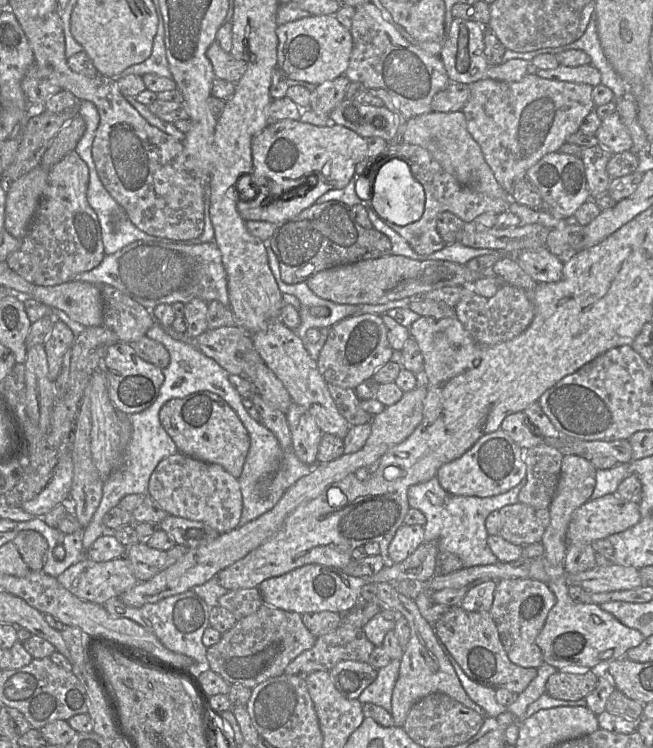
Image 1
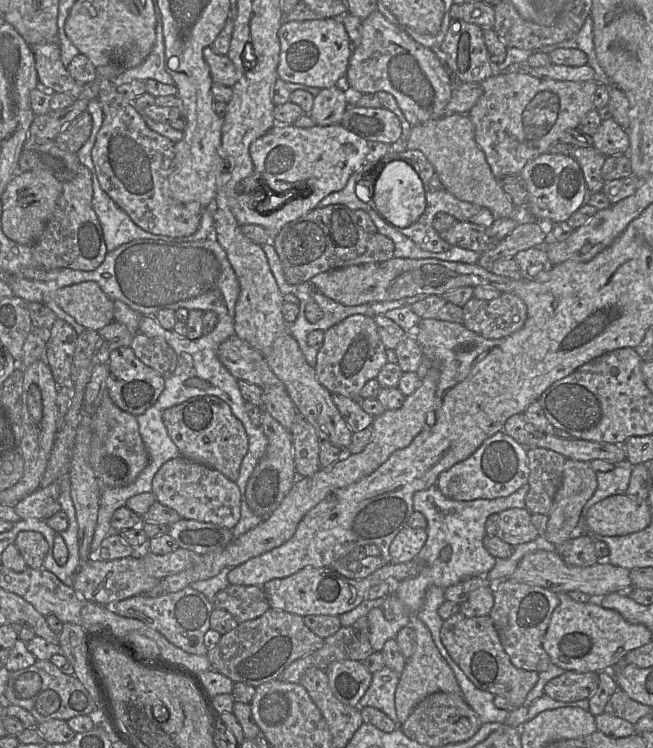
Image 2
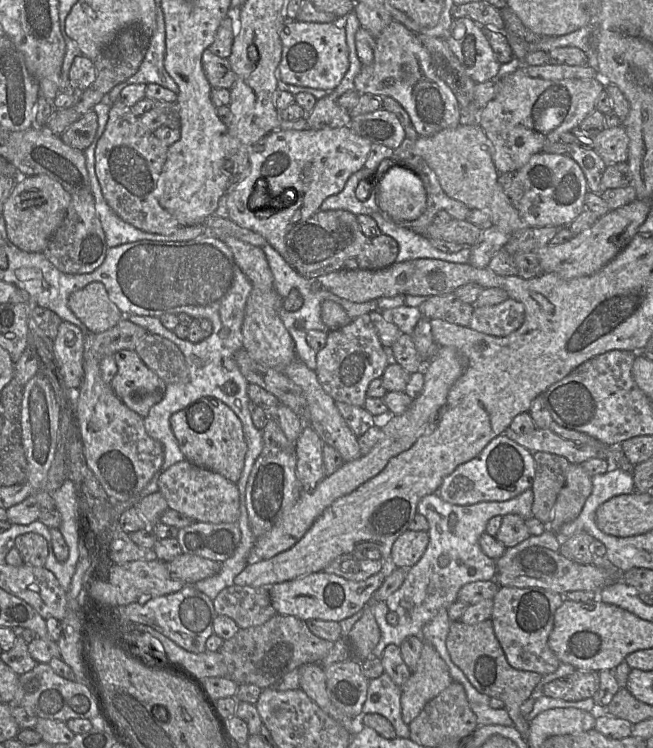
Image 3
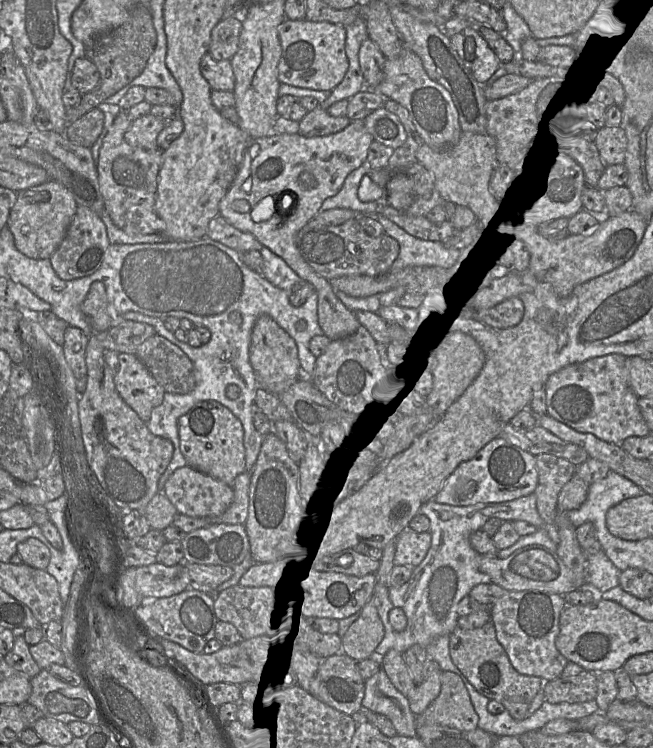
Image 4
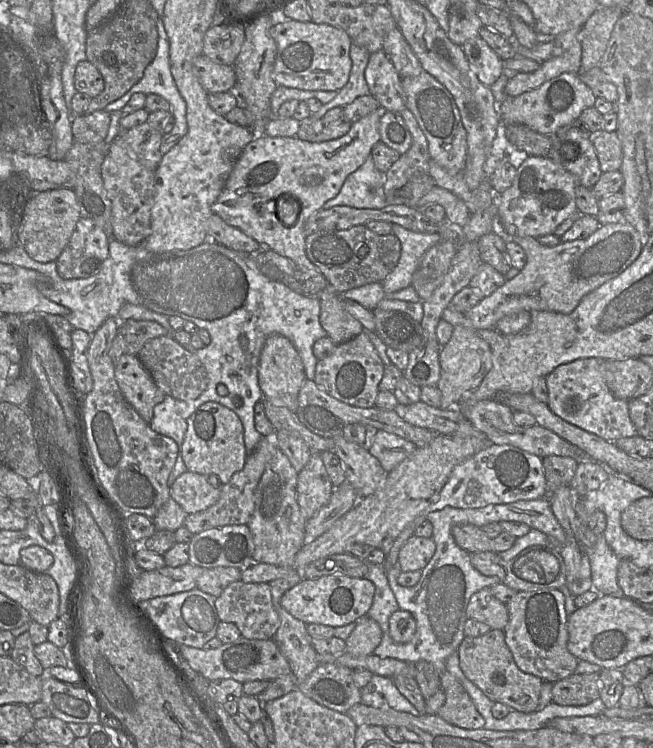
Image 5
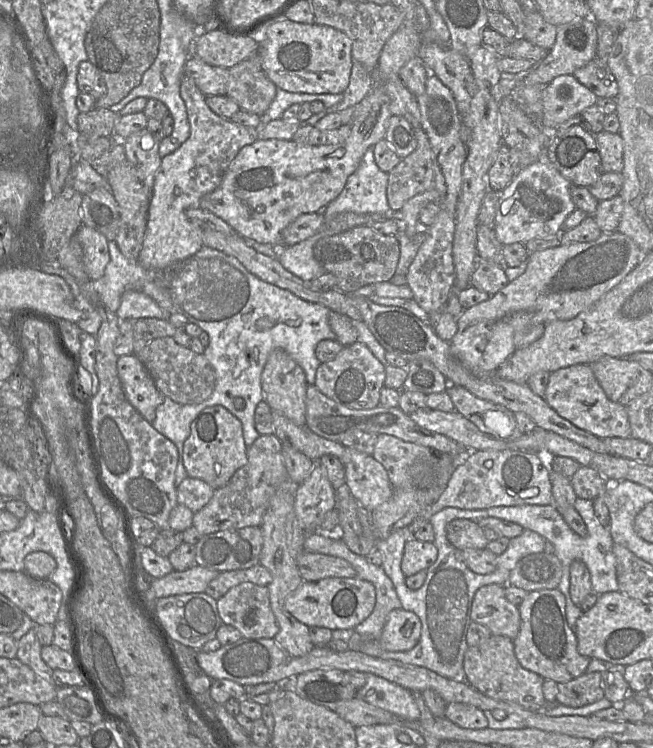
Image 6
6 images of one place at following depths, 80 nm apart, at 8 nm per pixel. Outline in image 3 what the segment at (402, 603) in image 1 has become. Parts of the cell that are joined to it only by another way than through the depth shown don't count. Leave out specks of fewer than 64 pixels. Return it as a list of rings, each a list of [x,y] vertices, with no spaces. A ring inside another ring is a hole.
[[[423,641],[417,666],[401,688],[403,721],[409,724],[452,681],[447,664],[429,642]]]

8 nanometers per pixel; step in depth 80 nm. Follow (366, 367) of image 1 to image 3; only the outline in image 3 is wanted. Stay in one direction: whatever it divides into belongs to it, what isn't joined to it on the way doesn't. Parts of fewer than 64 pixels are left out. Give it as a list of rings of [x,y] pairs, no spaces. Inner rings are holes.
[[[368,314],[355,318],[339,329],[330,330],[326,345],[317,352],[316,362],[316,374],[325,392],[336,402],[355,406],[364,406],[370,382],[381,378],[388,366],[384,346]]]

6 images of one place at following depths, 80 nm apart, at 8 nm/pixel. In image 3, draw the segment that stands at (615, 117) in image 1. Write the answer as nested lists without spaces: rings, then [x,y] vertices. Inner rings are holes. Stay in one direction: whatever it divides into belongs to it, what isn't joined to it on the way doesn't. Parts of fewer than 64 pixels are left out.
[[[623,126],[604,127],[594,136],[593,150],[606,165],[627,162],[628,138]]]

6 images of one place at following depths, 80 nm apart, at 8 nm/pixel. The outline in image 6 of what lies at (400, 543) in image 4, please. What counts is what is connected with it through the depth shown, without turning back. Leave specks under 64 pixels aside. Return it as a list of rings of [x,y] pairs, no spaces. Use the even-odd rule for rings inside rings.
[[[410,537],[404,546],[401,570],[408,577],[434,564],[438,549],[433,542],[424,542]]]

